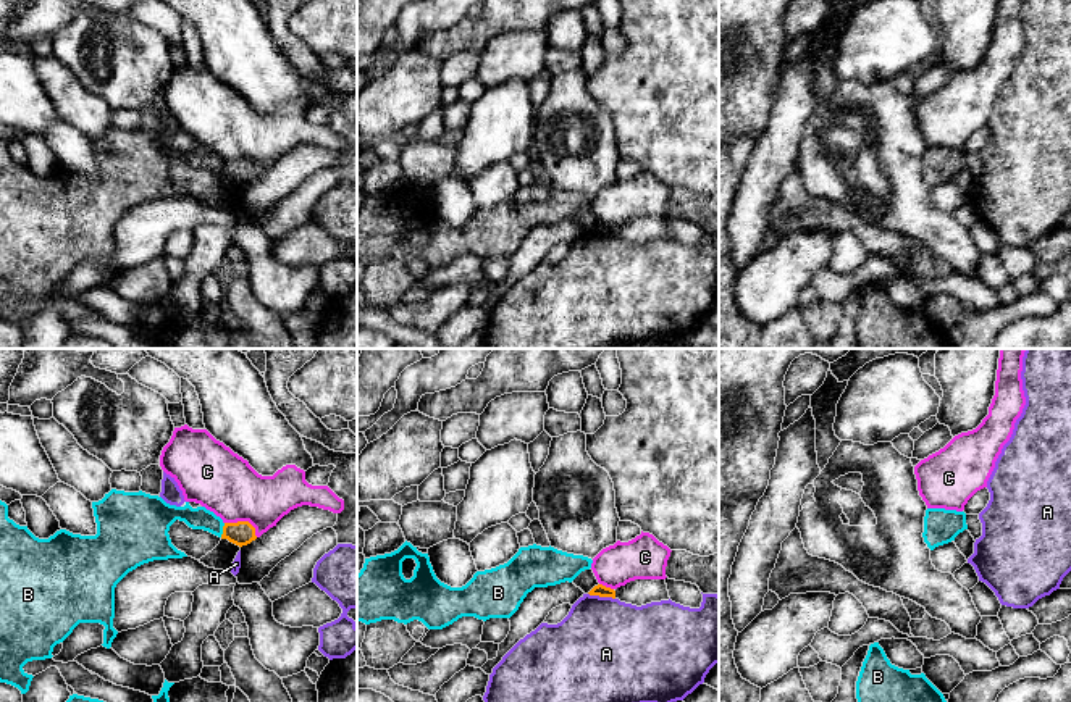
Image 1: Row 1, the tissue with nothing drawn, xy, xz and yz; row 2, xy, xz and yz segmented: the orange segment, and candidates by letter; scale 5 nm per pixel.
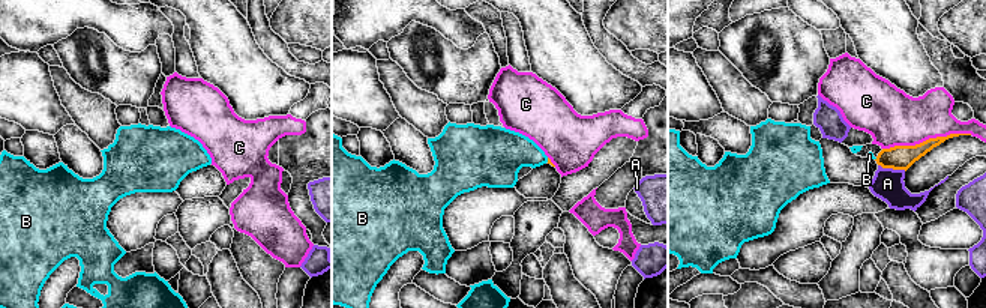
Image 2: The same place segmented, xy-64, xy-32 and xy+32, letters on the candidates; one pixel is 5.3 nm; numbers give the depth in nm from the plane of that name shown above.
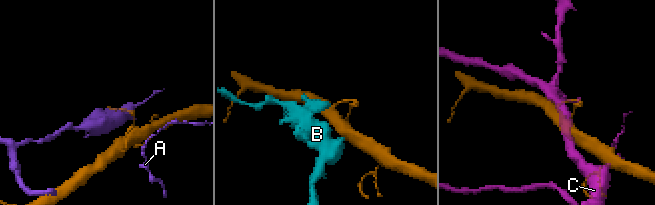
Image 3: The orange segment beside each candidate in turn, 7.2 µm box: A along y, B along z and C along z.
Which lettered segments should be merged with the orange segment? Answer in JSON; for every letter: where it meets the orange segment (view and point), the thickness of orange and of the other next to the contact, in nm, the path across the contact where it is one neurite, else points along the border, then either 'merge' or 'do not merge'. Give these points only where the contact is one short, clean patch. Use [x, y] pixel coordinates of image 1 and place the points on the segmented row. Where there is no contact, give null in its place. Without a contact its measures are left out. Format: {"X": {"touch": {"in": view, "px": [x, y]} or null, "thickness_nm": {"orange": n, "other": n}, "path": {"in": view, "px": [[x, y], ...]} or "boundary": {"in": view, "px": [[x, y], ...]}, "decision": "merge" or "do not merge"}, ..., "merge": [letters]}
{"A": {"touch": {"in": "xz", "px": [601, 596]}, "thickness_nm": {"orange": 60, "other": 480}, "decision": "do not merge"}, "B": {"touch": {"in": "xy", "px": [223, 530]}, "thickness_nm": {"orange": 120, "other": 110}, "boundary": {"in": "xy", "px": [[225, 523], [220, 536]]}, "decision": "do not merge"}, "C": {"touch": {"in": "xy", "px": [244, 522]}, "thickness_nm": {"orange": 120, "other": 320}, "decision": "do not merge"}, "merge": []}

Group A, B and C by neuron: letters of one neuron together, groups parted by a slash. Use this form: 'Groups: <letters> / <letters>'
Groups: A / B / C

